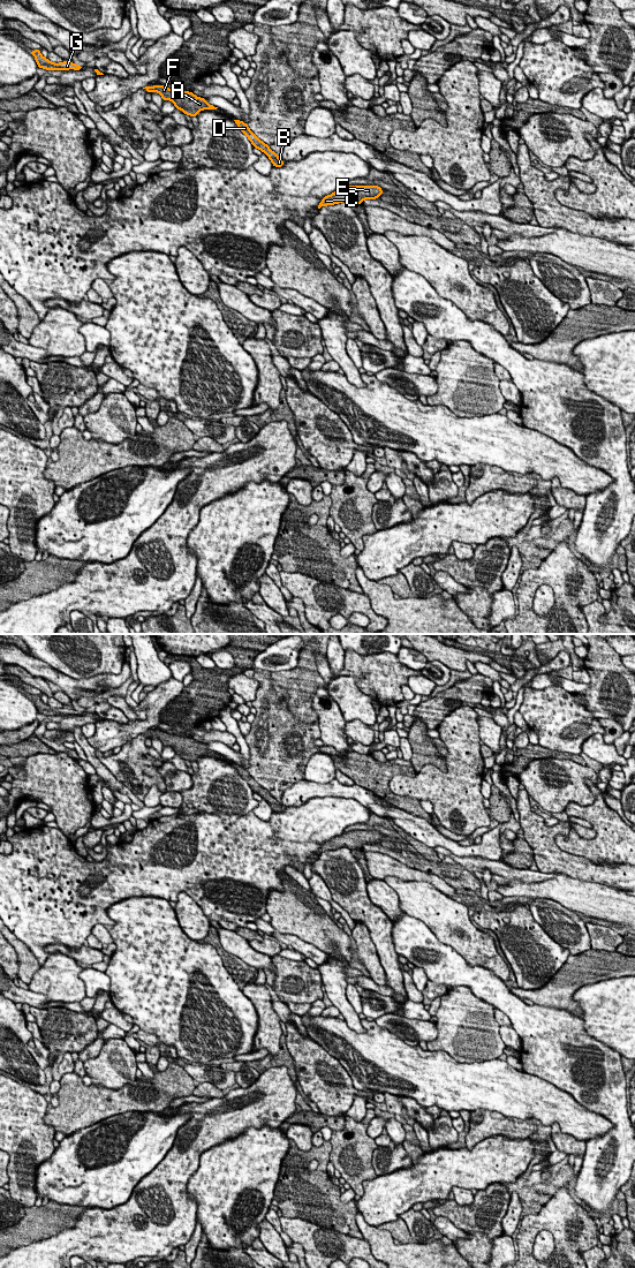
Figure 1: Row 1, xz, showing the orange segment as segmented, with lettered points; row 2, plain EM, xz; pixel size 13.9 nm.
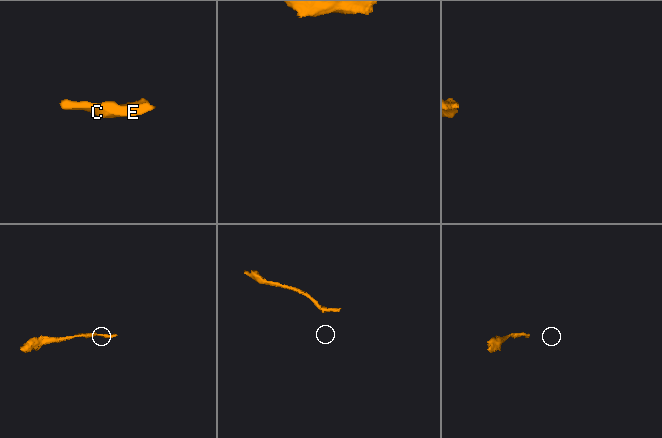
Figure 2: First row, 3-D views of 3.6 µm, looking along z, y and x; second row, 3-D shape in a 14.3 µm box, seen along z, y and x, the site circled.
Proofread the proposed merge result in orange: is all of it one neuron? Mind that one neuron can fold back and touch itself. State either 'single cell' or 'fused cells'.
single cell

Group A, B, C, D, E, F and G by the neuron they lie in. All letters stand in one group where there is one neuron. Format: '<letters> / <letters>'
A B C D E F G

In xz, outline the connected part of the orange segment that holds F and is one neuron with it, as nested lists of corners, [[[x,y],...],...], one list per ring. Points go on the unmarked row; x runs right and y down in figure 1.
[[[164,731],[145,732],[148,738],[158,738],[162,746],[171,746],[176,755],[181,755],[184,760],[197,762],[197,758],[203,755],[217,755],[218,753],[209,750],[204,744],[195,741],[192,738],[183,738],[179,735],[168,734]]]

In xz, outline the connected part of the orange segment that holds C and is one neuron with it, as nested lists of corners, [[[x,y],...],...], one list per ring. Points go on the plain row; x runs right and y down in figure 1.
[[[350,831],[343,832],[333,839],[325,841],[319,848],[318,854],[347,847],[351,851],[361,850],[364,845],[376,845],[381,841],[383,835],[378,831]]]

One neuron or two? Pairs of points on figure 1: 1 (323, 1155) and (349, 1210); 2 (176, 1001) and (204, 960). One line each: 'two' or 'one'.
1: one
2: one

